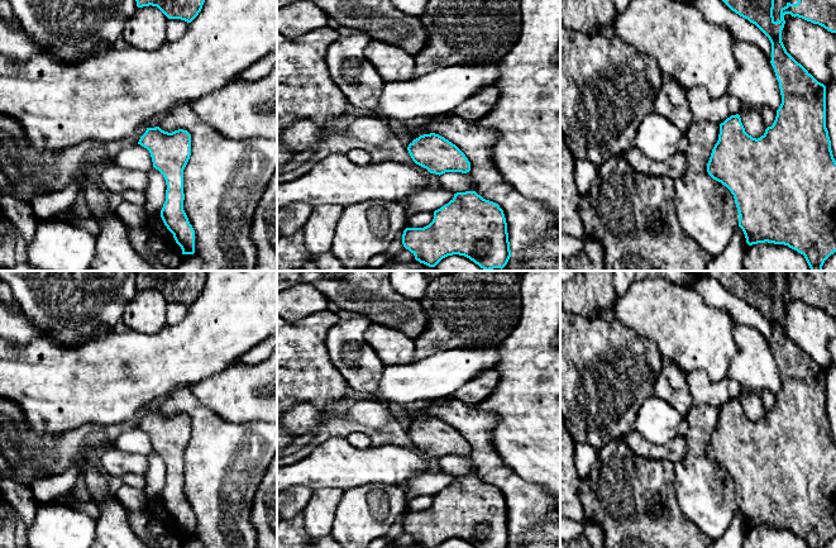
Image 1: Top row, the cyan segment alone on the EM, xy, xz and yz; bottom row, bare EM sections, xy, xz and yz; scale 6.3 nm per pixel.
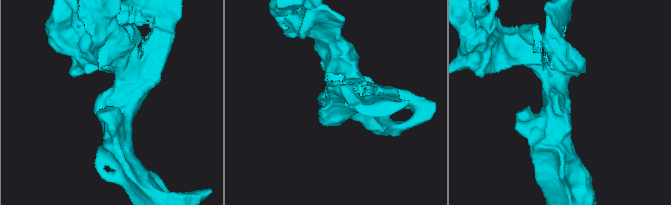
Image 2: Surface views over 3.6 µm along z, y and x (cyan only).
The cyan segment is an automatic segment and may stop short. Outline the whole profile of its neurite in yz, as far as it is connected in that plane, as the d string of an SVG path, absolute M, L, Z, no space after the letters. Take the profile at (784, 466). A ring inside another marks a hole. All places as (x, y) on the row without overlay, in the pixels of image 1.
M689 271L693 278L712 277L720 281L732 295L755 308L771 327L771 349L779 366L782 387L777 394L777 400L771 410L765 413L760 421L753 421L745 415L739 397L731 399L720 408L718 424L715 428L707 447L708 458L725 468L734 478L739 495L739 510L742 513L749 529L758 526L784 528L803 538L808 548L823 548L825 544L836 535L836 444L831 434L831 424L826 411L826 370L818 366L801 347L798 347L785 333L782 325L782 314L787 304L802 301L813 308L818 308L831 316L836 316L836 271Z

